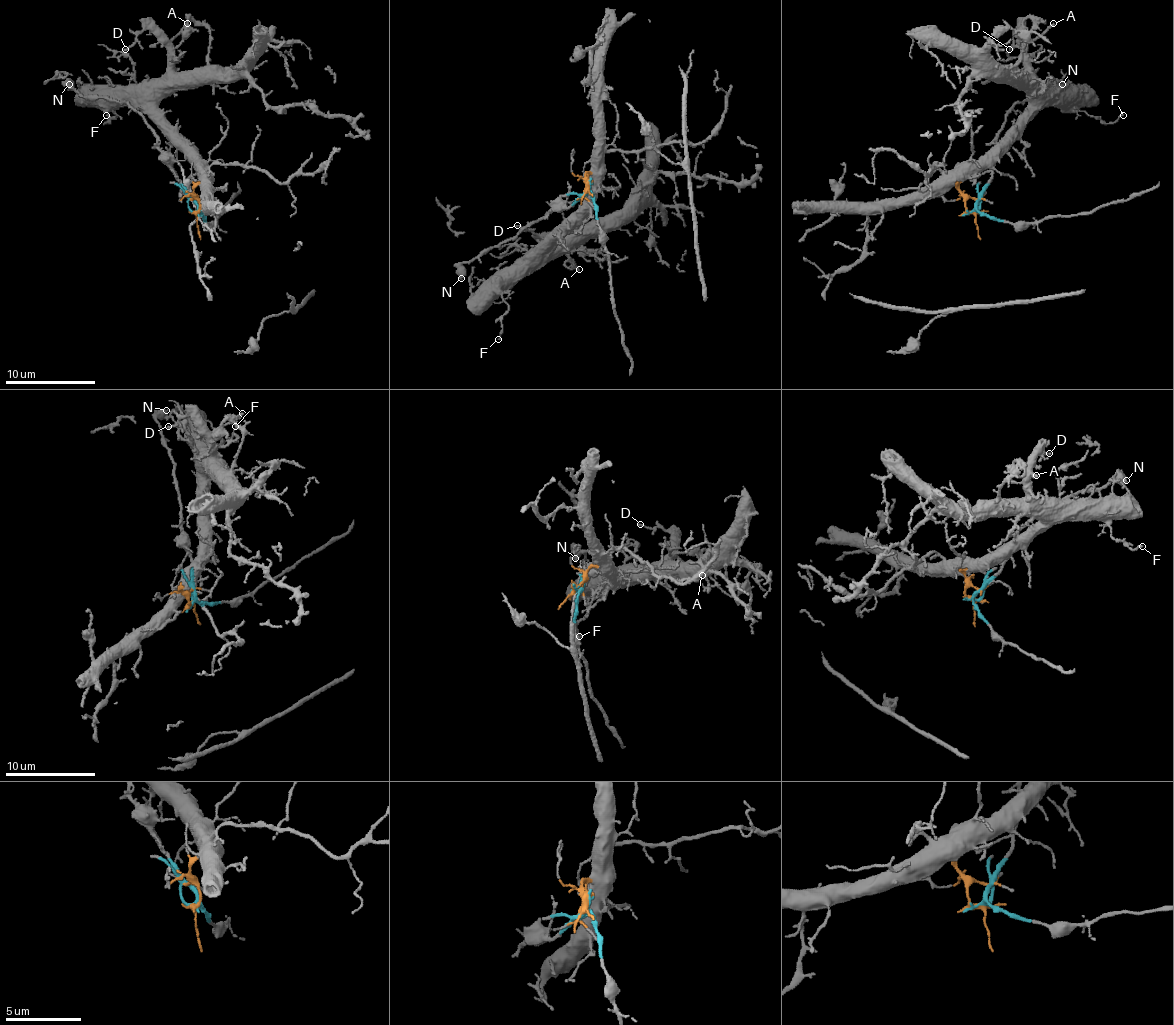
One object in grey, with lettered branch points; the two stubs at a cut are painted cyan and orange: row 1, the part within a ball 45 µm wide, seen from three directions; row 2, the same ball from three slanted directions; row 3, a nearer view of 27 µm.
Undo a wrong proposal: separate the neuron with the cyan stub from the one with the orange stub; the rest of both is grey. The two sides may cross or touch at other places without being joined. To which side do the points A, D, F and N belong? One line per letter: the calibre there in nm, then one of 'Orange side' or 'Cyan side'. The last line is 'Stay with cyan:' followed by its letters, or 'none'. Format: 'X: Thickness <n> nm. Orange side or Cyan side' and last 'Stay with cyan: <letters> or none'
A: Thickness 180 nm. Orange side
D: Thickness 140 nm. Orange side
F: Thickness 130 nm. Orange side
N: Thickness 600 nm. Cyan side
Stay with cyan: N

